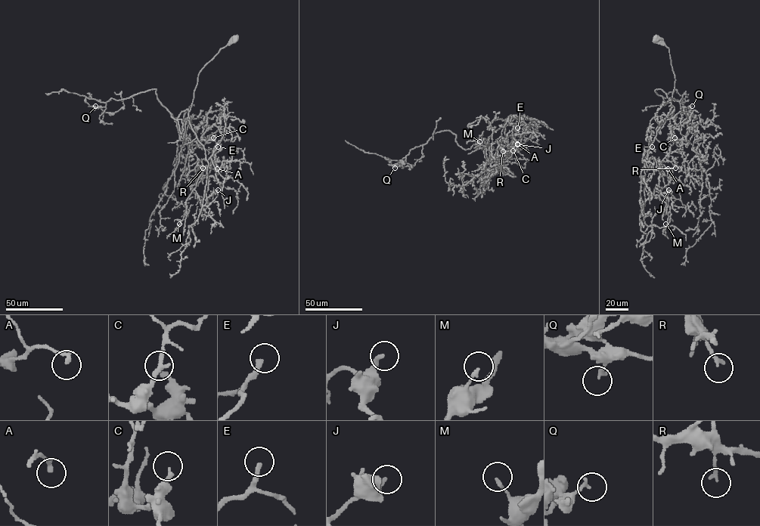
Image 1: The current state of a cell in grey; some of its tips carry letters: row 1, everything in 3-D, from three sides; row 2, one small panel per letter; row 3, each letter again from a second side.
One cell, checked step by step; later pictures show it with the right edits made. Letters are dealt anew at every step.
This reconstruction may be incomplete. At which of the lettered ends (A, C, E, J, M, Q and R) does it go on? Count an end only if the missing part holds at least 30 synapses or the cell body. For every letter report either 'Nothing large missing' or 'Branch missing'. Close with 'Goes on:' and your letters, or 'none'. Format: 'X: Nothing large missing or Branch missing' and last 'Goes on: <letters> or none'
A: Nothing large missing
C: Nothing large missing
E: Branch missing
J: Nothing large missing
M: Nothing large missing
Q: Nothing large missing
R: Nothing large missing
Goes on: E

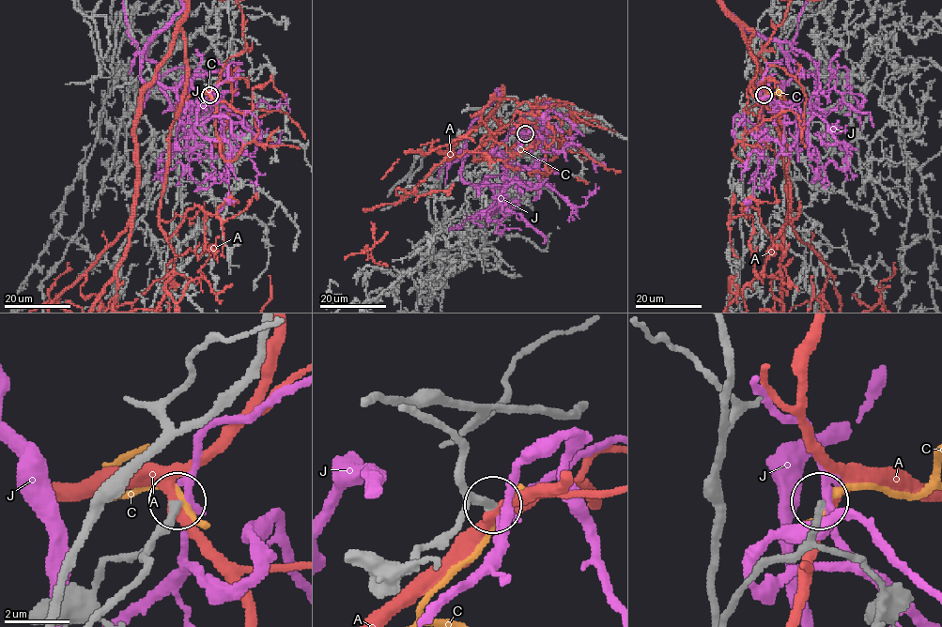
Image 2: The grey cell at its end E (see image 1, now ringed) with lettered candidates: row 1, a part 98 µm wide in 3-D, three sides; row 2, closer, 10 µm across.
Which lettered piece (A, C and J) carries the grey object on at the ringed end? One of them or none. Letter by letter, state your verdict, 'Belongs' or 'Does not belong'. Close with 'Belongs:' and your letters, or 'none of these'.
A: Does not belong
C: Does not belong
J: Does not belong
Belongs: none of these

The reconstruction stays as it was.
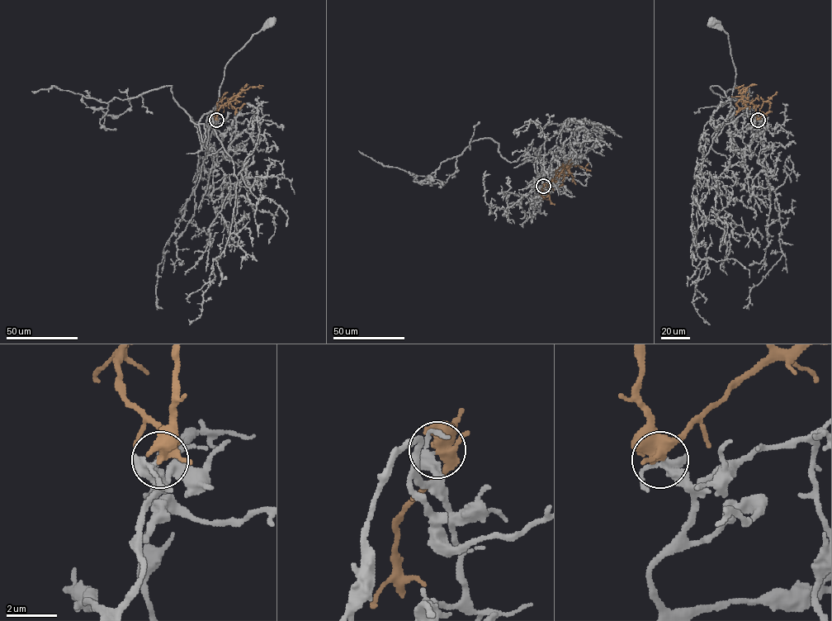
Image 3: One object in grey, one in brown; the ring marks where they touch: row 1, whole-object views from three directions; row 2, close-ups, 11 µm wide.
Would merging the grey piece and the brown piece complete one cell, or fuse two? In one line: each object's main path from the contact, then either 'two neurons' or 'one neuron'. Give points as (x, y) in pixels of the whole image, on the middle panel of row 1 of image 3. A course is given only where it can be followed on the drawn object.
grey runs (543, 186), (536, 187), (535, 182), (537, 156), (551, 163), (584, 154), (599, 139); brown runs (543, 186), (569, 167), (579, 165), (591, 170); two neurons

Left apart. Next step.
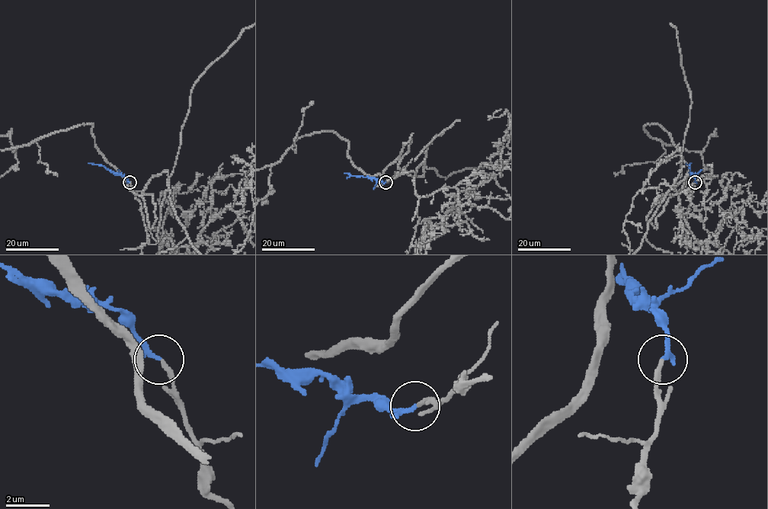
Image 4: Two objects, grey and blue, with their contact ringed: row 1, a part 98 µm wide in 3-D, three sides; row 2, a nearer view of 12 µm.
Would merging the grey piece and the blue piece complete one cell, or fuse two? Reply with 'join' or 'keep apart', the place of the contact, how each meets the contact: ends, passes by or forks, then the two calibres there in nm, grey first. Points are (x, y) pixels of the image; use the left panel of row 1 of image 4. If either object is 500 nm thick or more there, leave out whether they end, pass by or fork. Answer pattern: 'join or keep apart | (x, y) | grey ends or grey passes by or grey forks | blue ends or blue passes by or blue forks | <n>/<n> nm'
join | (129, 182) | grey ends | blue ends | 190/200 nm

